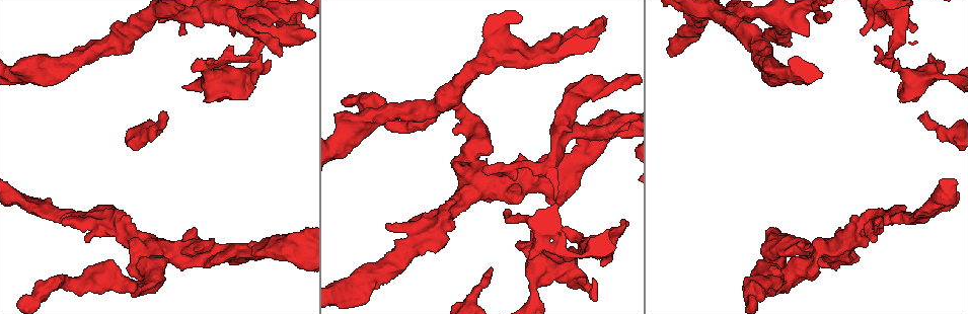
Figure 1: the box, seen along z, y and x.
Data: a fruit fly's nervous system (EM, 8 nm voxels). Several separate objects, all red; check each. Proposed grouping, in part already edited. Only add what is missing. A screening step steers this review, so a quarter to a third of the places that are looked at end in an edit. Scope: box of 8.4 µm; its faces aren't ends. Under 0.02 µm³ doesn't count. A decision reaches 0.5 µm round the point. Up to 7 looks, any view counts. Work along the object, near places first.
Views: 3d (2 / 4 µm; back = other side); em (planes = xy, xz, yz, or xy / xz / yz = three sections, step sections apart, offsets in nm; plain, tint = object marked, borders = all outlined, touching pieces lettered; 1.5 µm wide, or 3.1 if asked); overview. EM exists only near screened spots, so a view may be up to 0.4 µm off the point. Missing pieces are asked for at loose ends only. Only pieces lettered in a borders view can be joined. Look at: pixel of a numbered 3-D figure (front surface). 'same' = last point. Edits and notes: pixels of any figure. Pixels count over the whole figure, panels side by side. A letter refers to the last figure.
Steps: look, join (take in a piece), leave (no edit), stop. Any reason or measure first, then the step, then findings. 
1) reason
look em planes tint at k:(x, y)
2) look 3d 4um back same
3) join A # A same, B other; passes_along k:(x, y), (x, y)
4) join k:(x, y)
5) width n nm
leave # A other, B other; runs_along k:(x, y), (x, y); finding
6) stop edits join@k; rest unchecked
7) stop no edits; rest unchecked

free end
look 3d 4um at 1:(603, 17)

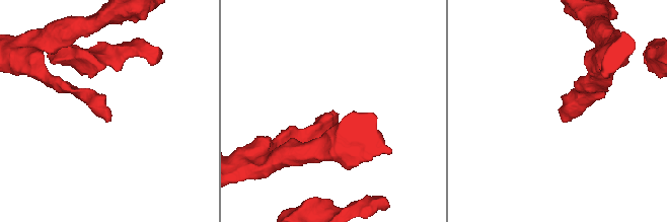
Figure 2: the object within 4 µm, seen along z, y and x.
look em xz step 8 borders at 2:(335, 113)

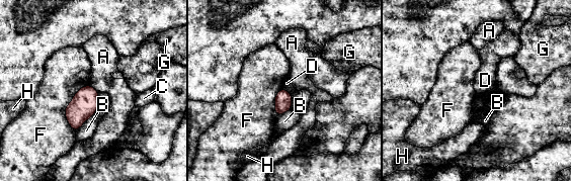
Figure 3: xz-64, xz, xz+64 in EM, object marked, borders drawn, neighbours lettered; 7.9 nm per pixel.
leave # A other, B other, C other, D other, F other, G other, H other; no lettered piece goes on from it

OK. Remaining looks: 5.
branch stops here
look em xy step 4 borders at 1:(487, 274)

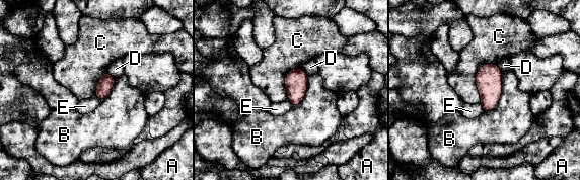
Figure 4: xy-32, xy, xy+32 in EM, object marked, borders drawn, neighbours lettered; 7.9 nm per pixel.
leave # A other, B other, C other, D other, E other; border 4:(496, 63), (477, 73), (479, 102); no lettered piece goes on from it

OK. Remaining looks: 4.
thick end
look 3d 4um at 1:(86, 242)

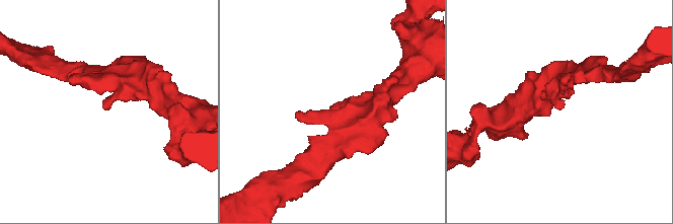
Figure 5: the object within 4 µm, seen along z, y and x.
look em xy step 8 borders at 5:(108, 106)

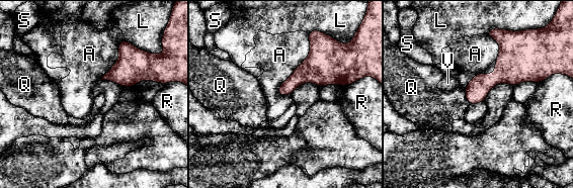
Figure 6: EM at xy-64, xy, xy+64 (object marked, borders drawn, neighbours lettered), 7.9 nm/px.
longest_contact A 550 nm
leave # A other, L other, Q other, R other, S other, V other; border 6:(309, 32), (310, 53), (279, 96); no lettered piece goes on from it

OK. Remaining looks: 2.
stop no edits; rest unchecked

